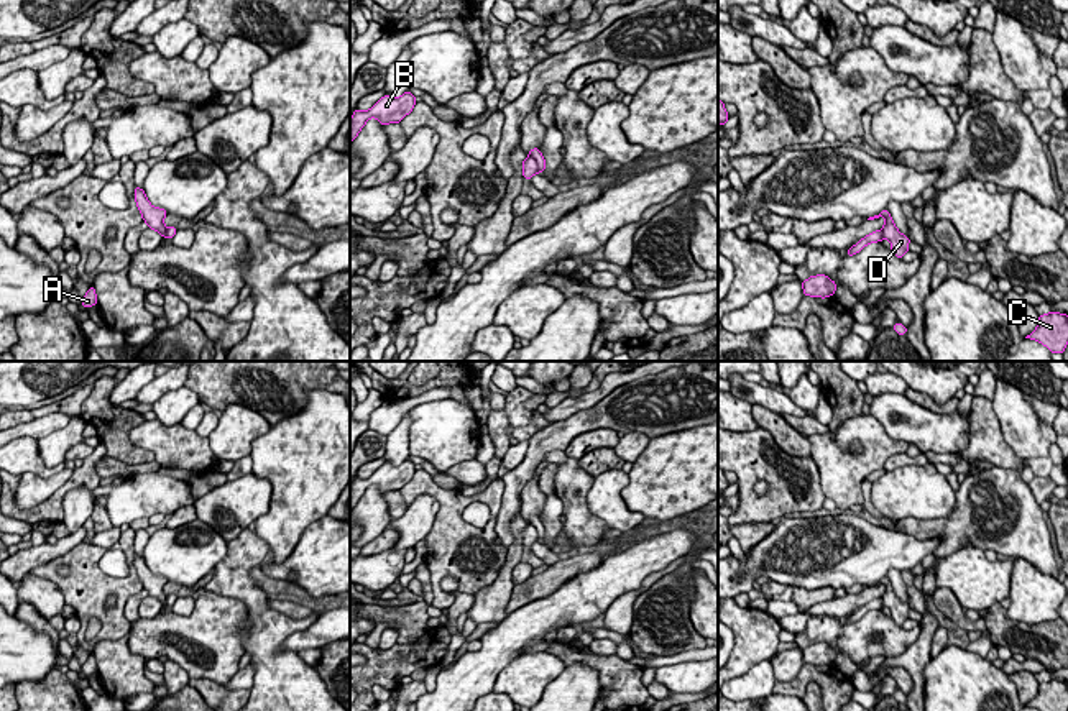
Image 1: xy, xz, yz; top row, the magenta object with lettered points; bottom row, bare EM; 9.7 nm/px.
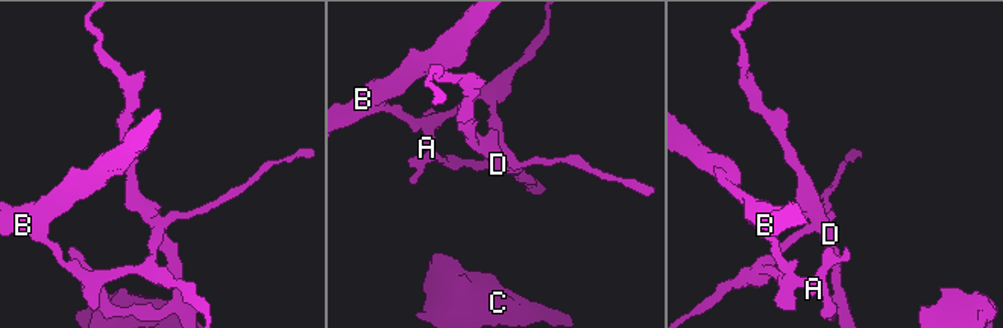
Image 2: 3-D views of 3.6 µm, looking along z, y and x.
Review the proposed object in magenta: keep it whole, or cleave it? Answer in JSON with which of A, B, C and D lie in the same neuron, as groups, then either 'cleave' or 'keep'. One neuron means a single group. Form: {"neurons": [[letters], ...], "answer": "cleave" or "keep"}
{"neurons": [["A", "B"], ["C", "D"]], "answer": "cleave"}

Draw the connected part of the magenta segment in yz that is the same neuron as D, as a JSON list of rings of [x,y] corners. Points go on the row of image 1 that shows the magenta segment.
[[[882,210],[879,215],[869,217],[868,220],[874,220],[884,217],[886,223],[882,227],[882,235],[886,240],[891,241],[891,250],[894,251],[894,255],[902,259],[902,256],[909,251],[909,236],[902,235],[897,227],[894,225],[894,220],[889,213],[889,210]]]

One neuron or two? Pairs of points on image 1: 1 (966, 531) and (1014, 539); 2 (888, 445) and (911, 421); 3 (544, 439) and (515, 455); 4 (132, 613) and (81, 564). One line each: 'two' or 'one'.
1: one
2: two
3: two
4: two

